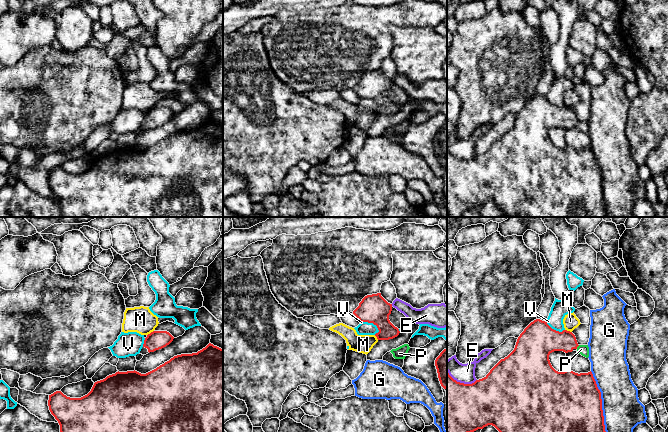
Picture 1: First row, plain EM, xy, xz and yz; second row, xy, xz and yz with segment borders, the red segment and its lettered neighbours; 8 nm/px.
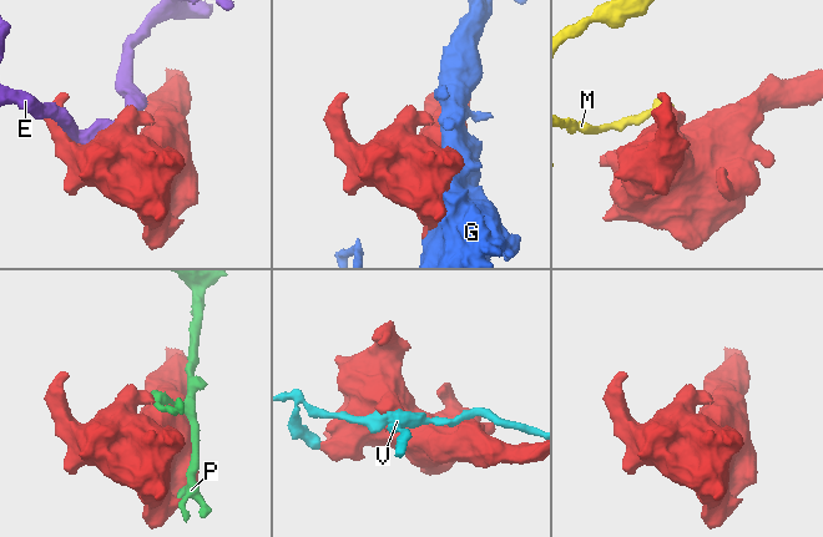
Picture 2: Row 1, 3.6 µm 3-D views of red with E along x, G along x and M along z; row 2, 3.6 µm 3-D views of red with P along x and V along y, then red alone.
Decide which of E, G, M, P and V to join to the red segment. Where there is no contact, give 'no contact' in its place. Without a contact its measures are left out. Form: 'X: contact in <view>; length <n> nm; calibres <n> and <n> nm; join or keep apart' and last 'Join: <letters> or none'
E: contact in yz; length 260 nm; calibres 440 and 160 nm; keep apart
G: contact in yz; length 550 nm; calibres 500 and 320 nm; keep apart
M: contact in xy; length 70 nm; calibres 150 and 200 nm; keep apart
P: contact in yz; length 40 nm; calibres 200 and 80 nm; keep apart
V: contact in xz; length 170 nm; calibres 220 and 110 nm; keep apart
Join: none

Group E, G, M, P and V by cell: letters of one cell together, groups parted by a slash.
E / G / M / P / V

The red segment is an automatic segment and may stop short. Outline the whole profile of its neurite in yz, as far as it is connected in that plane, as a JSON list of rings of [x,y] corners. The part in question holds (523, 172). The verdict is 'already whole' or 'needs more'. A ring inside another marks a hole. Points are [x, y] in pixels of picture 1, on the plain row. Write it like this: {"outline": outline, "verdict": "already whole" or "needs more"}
{"outline": [[[536,95],[517,115],[514,126],[501,135],[482,155],[472,160],[454,156],[447,147],[447,212],[448,217],[462,217],[467,210],[488,201],[494,202],[505,217],[606,217],[601,168],[592,148],[556,147],[549,136],[554,127],[577,125],[575,111],[567,106],[552,105],[547,98]]], "verdict": "already whole"}

